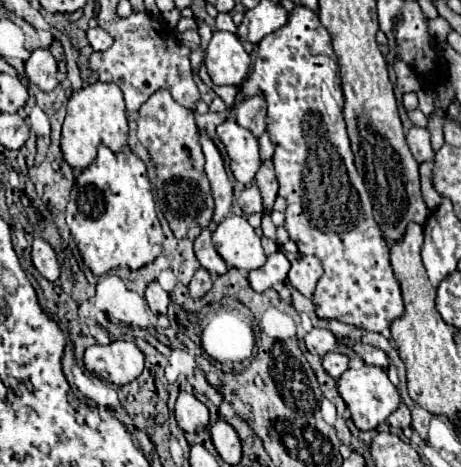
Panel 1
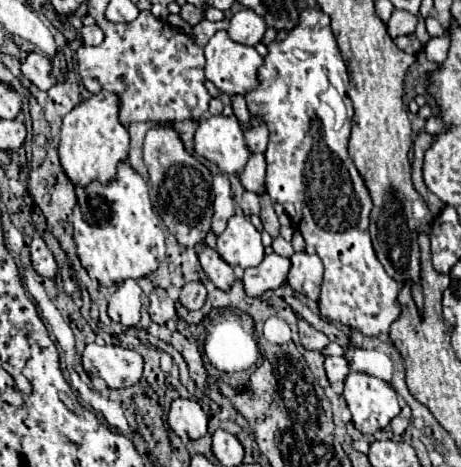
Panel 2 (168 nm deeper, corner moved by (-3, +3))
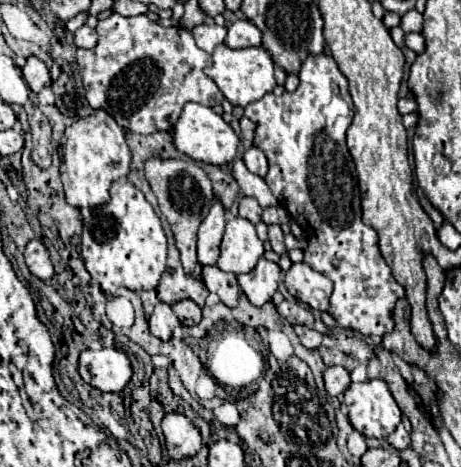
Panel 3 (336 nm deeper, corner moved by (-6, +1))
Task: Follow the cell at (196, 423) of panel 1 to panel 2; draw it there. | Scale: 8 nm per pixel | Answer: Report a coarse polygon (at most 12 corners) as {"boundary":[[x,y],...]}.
{"boundary":[[173,400],[169,426],[189,440],[207,434],[209,418],[197,400]]}

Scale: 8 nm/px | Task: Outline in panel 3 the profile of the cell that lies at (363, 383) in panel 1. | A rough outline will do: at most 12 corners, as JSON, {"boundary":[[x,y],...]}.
{"boundary":[[386,382],[350,384],[344,404],[366,438],[386,438],[402,420]]}

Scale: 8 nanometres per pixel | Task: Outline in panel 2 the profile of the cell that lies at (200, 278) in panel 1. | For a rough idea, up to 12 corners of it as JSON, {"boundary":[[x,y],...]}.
{"boundary":[[205,284],[183,286],[179,302],[189,310],[199,310],[207,296]]}

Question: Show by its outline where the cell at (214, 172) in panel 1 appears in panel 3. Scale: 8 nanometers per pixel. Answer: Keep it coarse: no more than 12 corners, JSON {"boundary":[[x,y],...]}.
{"boundary":[[216,200],[198,230],[198,262],[216,266],[224,208]]}

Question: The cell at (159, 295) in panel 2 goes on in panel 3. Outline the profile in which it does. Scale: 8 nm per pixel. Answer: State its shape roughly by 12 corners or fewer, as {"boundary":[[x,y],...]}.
{"boundary":[[160,302],[150,316],[150,332],[162,342],[172,338],[180,322]]}

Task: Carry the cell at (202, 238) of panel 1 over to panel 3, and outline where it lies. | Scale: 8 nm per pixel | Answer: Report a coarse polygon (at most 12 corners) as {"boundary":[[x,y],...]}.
{"boundary":[[204,266],[202,280],[226,306],[240,294],[236,274]]}

